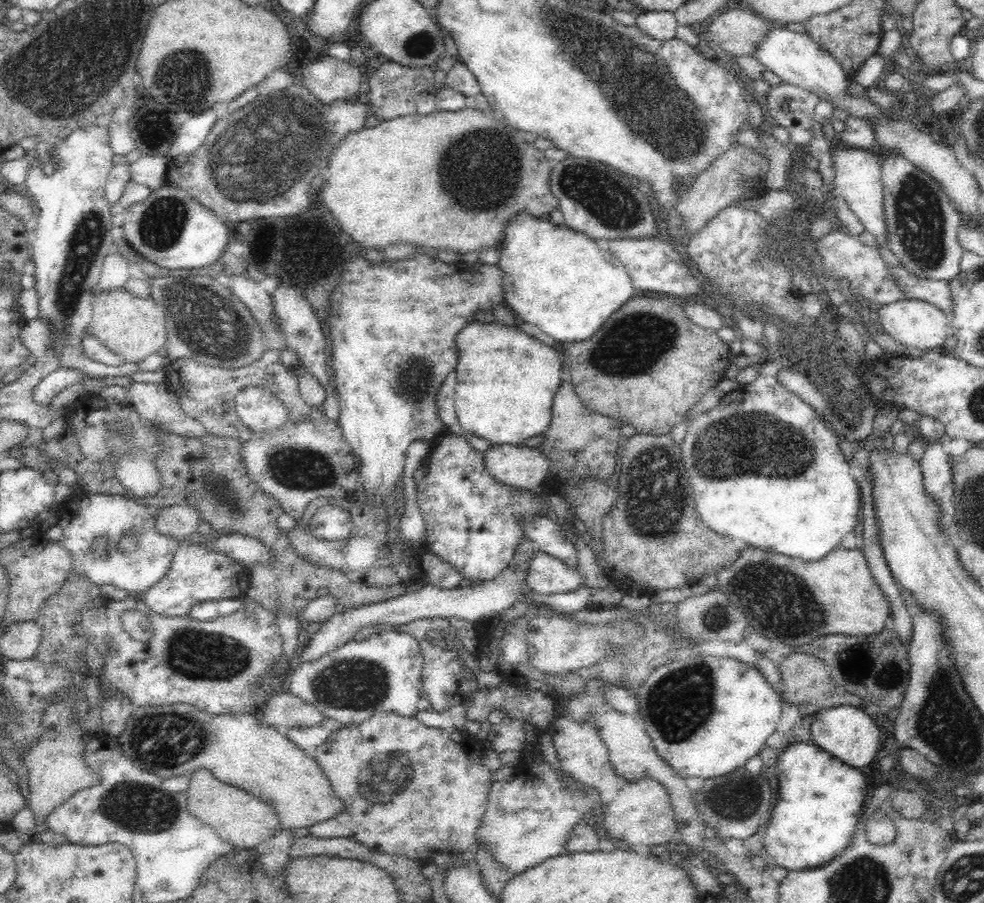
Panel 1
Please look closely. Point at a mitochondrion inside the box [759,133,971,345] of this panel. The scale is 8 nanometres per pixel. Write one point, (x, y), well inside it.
(919, 213)

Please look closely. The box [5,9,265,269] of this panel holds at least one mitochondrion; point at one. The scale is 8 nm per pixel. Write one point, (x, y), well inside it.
(188, 81)

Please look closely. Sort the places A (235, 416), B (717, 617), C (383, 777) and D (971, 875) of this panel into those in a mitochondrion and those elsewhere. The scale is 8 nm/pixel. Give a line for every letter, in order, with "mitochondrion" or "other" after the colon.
A: other
B: mitochondrion
C: mitochondrion
D: mitochondrion

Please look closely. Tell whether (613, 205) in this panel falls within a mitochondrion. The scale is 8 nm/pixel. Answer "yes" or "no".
yes

